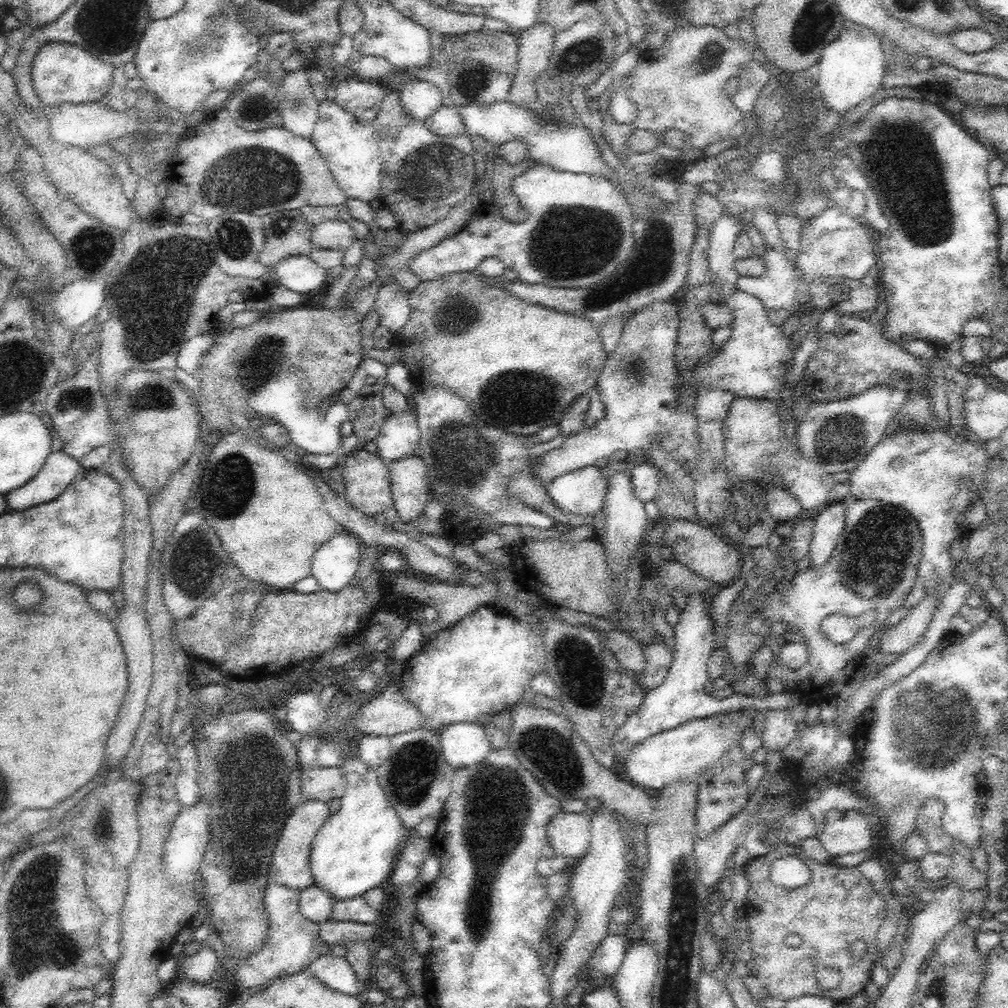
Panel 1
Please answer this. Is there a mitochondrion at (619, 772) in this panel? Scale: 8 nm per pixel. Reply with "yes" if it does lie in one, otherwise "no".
no

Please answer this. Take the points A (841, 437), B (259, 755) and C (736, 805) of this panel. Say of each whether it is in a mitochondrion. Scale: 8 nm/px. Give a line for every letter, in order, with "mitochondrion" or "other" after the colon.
A: mitochondrion
B: mitochondrion
C: other

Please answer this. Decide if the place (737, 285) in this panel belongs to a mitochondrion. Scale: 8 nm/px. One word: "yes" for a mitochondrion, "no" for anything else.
no

